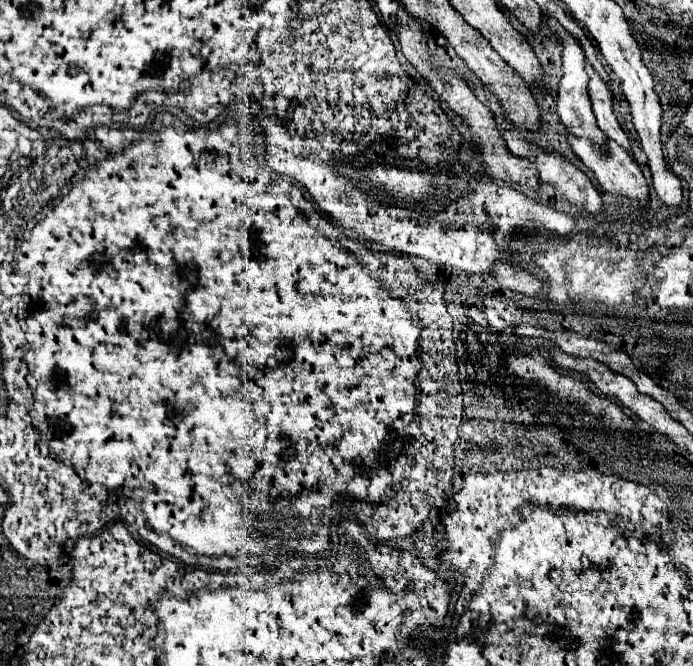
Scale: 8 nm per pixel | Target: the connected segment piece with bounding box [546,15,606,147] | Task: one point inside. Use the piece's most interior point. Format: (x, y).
(574, 109)

